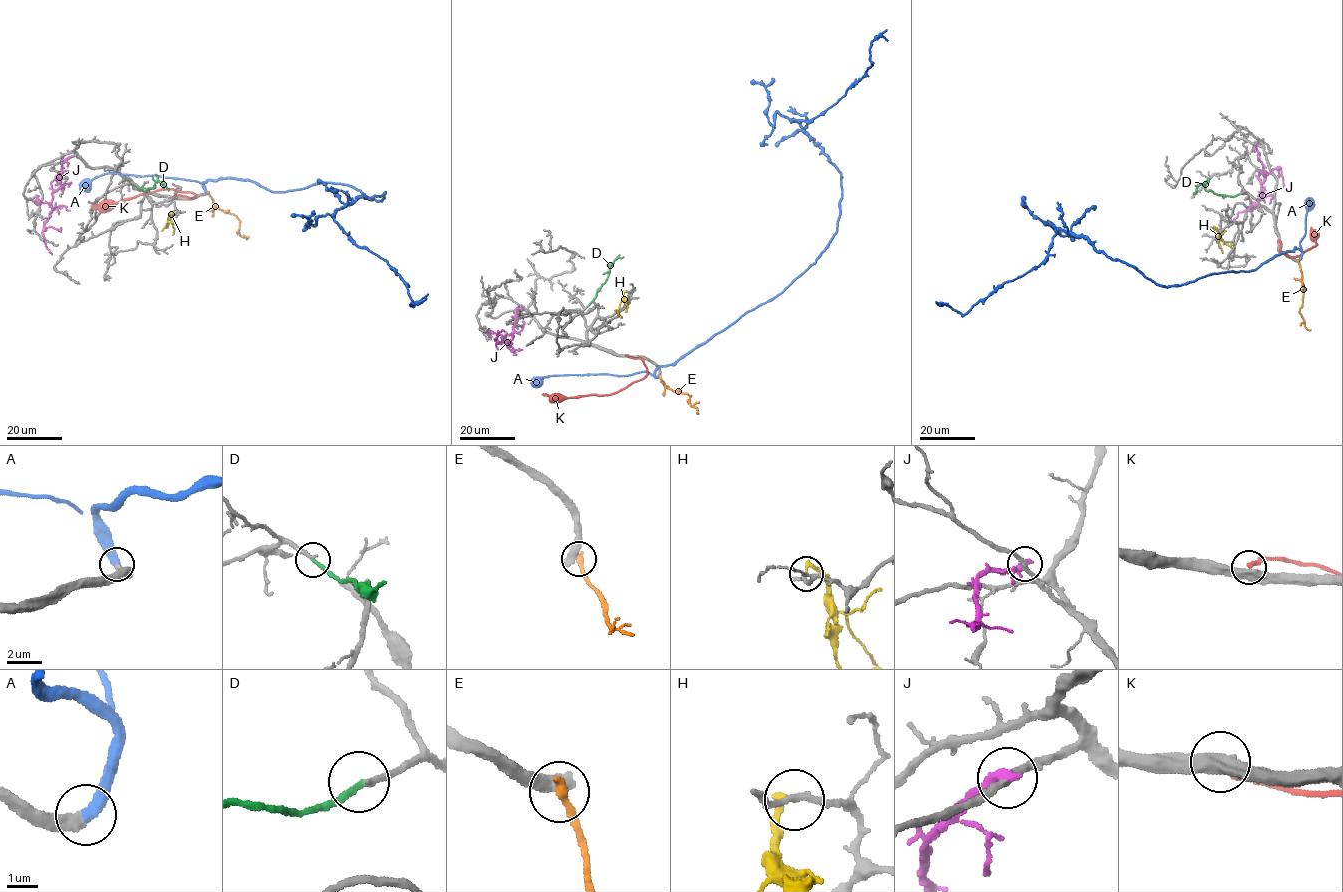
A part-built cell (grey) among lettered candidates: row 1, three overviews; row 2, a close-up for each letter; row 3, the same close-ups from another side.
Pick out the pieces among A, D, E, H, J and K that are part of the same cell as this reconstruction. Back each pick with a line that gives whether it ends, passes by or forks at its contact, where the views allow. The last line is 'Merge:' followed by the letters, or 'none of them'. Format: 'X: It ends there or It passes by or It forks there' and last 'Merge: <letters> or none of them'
A: It ends there
D: It ends there
Merge: A, D

